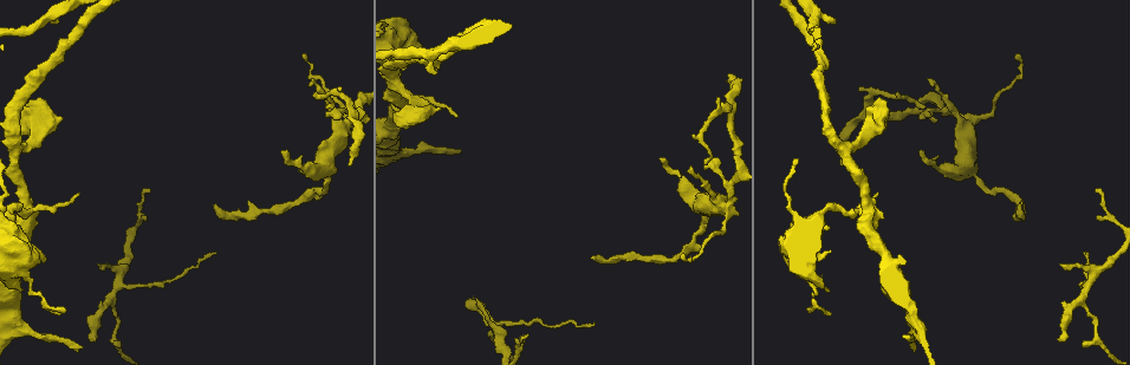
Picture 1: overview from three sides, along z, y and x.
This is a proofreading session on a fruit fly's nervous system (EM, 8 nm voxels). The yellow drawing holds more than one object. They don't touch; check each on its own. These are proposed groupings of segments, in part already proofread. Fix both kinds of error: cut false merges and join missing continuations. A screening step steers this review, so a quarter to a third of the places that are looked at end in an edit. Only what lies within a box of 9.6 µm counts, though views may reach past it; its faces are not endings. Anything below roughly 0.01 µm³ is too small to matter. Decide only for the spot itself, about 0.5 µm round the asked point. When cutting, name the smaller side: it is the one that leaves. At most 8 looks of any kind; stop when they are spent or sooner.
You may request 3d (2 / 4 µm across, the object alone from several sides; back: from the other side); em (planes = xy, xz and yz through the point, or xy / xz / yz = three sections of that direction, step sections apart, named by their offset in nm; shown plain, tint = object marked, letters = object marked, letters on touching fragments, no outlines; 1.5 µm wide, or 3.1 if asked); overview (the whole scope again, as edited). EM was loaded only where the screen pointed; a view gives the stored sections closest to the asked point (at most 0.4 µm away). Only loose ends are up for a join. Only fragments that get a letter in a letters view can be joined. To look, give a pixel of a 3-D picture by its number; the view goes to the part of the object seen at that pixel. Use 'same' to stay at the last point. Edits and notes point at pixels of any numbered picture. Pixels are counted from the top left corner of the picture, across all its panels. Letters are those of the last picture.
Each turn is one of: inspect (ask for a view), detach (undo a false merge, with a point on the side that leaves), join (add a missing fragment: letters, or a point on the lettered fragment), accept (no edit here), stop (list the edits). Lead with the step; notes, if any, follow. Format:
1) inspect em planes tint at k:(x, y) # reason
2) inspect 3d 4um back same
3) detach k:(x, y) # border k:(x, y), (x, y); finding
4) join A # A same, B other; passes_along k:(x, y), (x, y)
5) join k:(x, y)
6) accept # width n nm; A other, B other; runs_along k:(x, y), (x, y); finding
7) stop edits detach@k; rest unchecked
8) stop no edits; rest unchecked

inspect 3d 2um at 1:(61, 117) # branch stops here

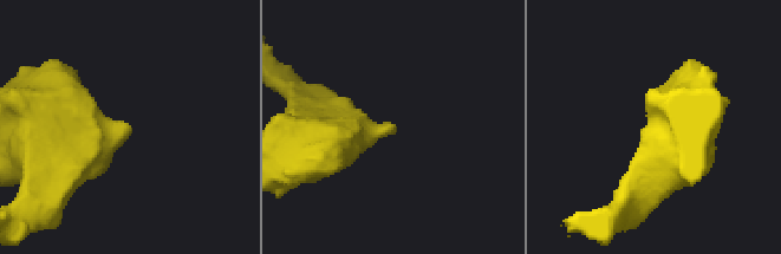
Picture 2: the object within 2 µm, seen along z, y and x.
inspect em planes letters at 2:(392, 126) # need the tissue

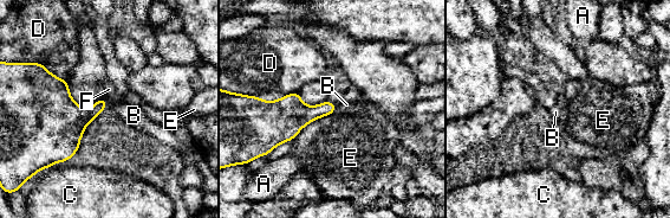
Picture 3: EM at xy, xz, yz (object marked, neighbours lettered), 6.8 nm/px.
accept # A other, B other, C other, D other, E other, F other; border 3:(336, 106), (333, 111); no lettered fragment goes on from it

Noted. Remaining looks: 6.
inspect em planes letters at 1:(94, 342) # branch stops here

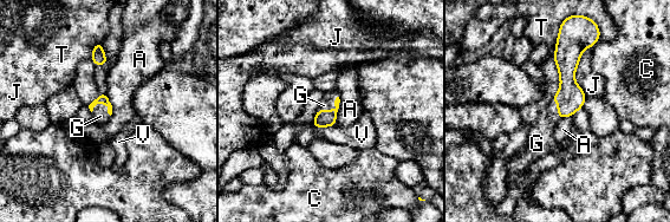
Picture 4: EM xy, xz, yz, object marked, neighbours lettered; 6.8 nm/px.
join G # longest_contact J 360 nm; A other, C other, G same, J other, T other, V other; passes_along 4:(323, 118), (332, 110), (327, 103); it goes on there

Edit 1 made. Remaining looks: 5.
inspect overview

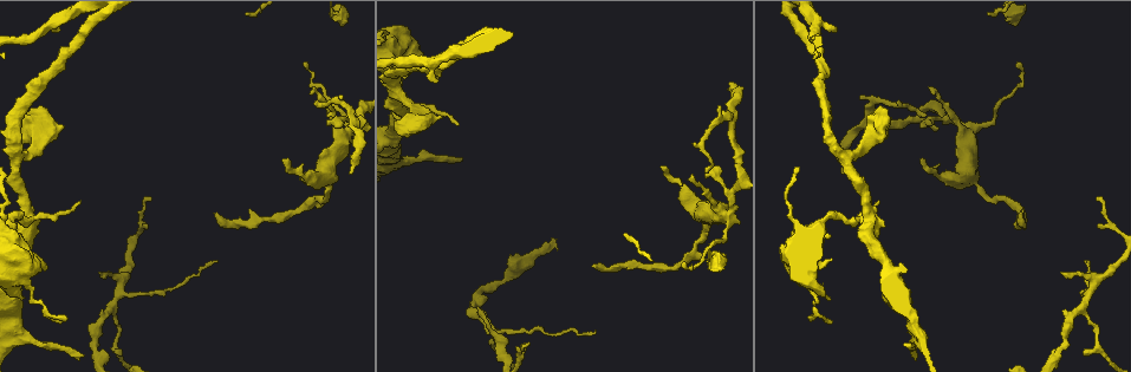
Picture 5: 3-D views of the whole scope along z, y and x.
inspect em planes letters at 5:(595, 264) # an open end

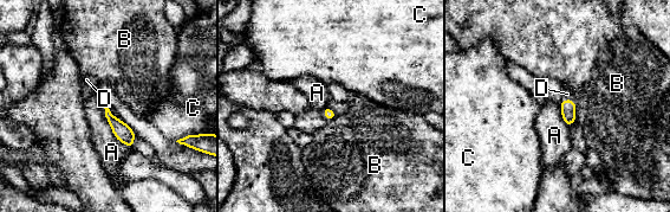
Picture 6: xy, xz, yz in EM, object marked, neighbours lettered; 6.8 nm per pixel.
join D # A other, B other, C other, D same; passes_along 6:(567, 107), (568, 100), (567, 94); it goes on there

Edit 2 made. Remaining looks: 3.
stop edits join@4, join@6; rest unchecked

